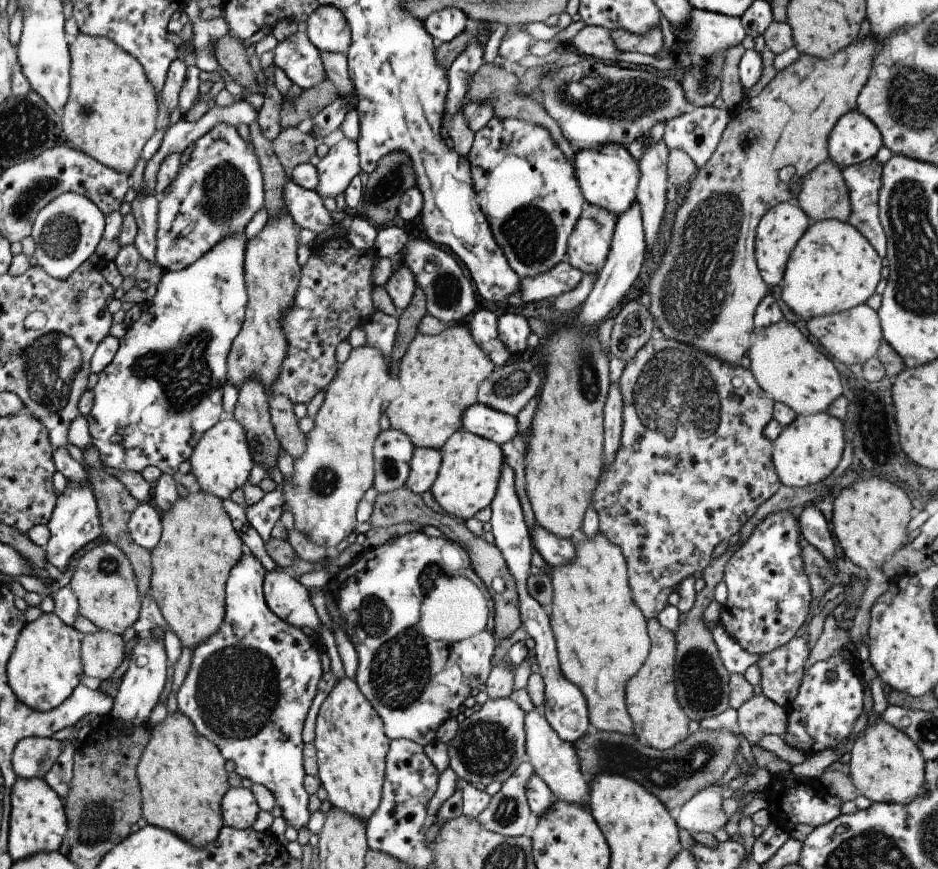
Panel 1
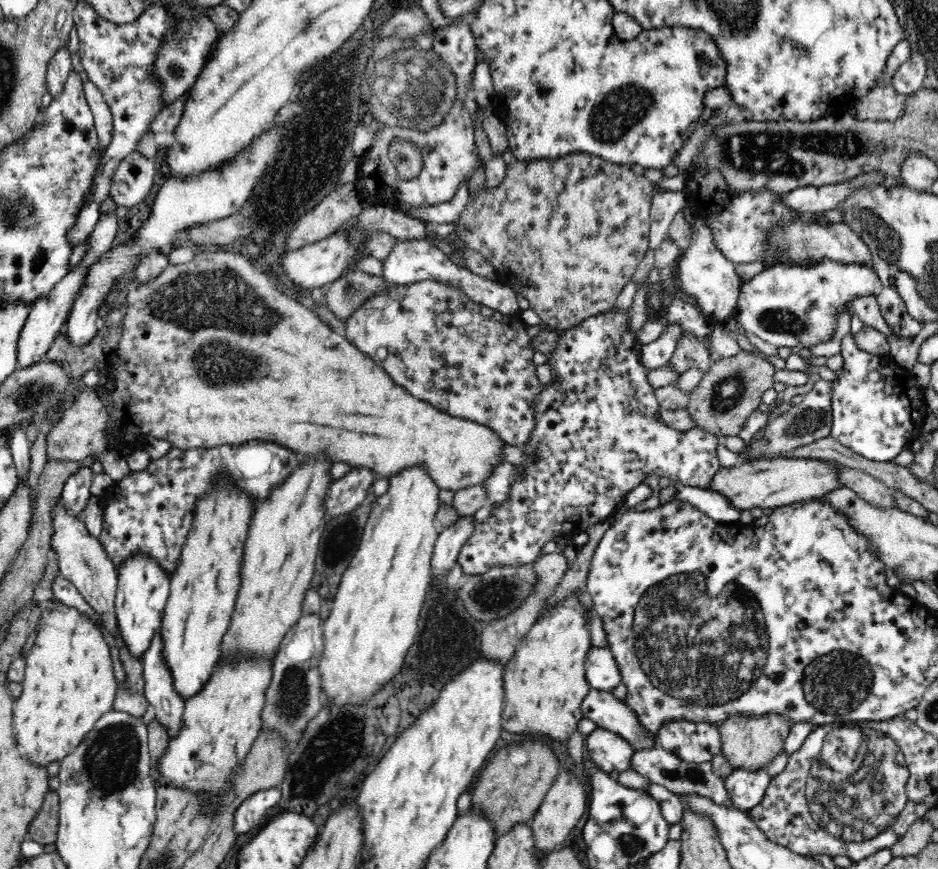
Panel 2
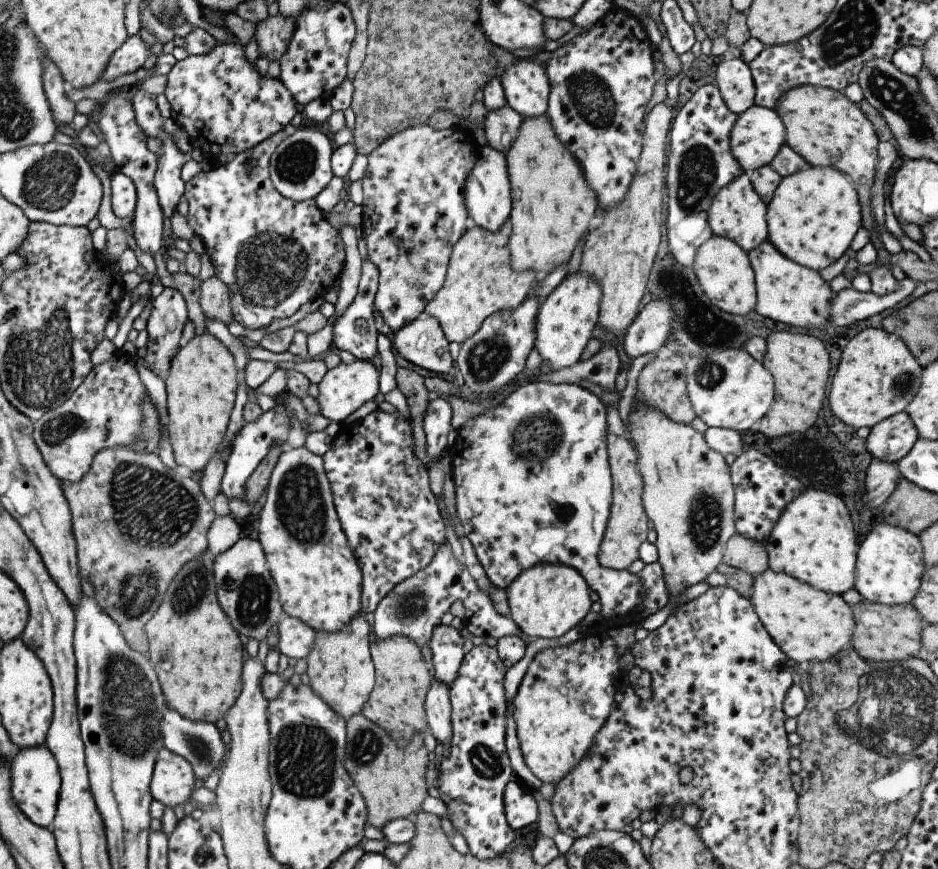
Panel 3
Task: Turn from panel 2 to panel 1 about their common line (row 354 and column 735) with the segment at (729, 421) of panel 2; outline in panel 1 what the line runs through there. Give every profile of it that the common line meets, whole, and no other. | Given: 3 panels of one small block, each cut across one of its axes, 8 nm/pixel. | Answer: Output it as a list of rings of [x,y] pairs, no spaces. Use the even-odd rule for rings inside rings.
[[[700,728],[690,733],[676,746],[659,751],[647,746],[636,736],[620,735],[612,731],[598,731],[585,734],[573,742],[579,765],[584,776],[592,780],[596,773],[610,772],[634,779],[657,796],[662,804],[675,813],[681,809],[697,792],[716,785],[735,762],[736,753],[741,748],[739,738],[727,728],[706,730]]]

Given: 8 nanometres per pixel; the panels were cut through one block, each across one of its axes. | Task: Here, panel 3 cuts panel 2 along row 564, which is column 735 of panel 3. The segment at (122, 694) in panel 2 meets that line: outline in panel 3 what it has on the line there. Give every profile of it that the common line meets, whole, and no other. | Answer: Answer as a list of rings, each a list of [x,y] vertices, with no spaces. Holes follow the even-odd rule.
[[[740,57],[718,65],[715,85],[734,114],[742,114],[755,104],[754,79],[750,67]]]

